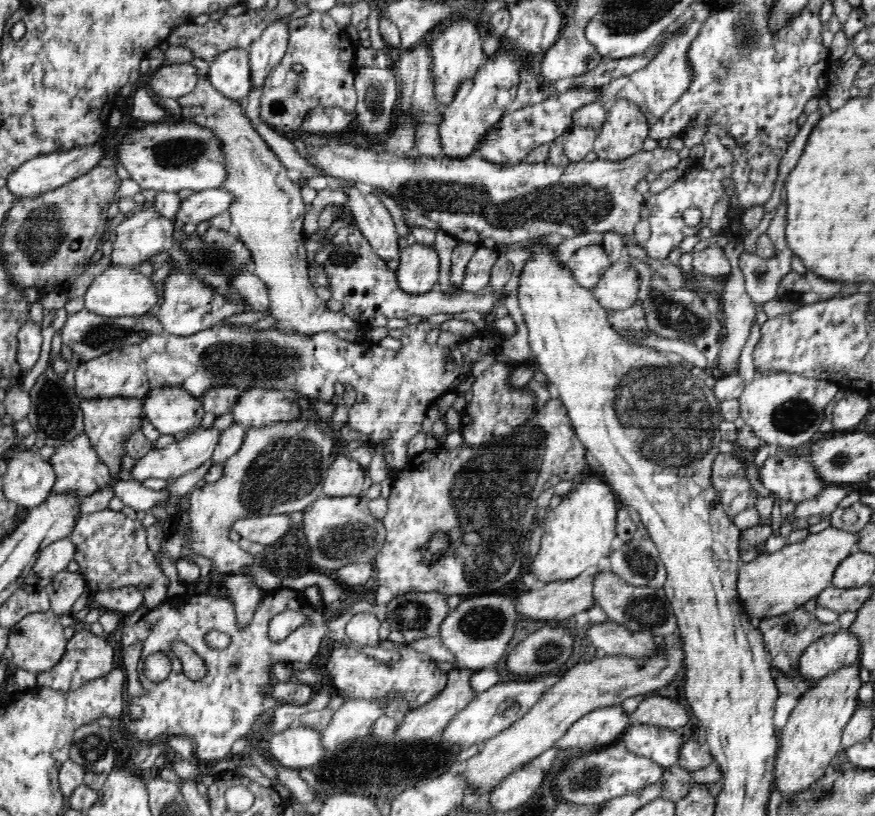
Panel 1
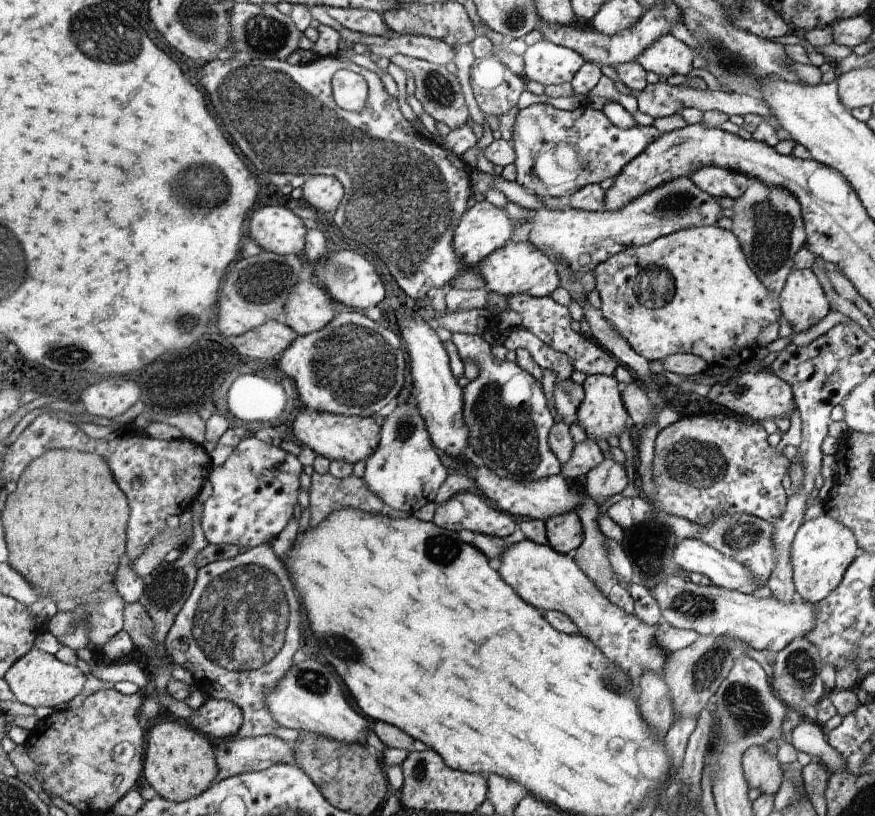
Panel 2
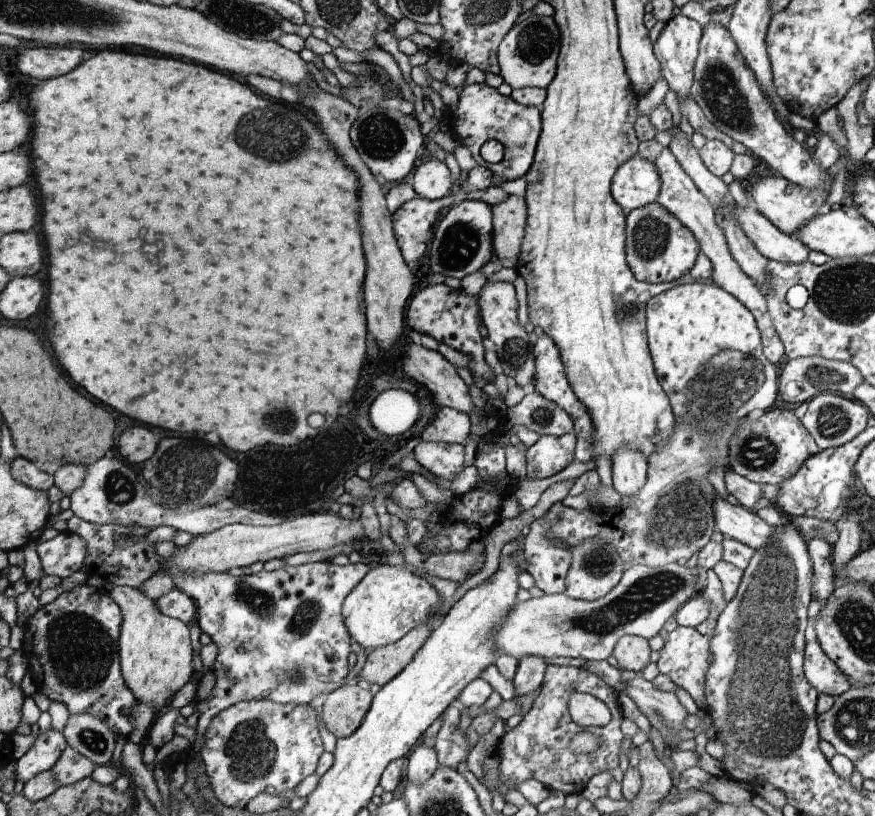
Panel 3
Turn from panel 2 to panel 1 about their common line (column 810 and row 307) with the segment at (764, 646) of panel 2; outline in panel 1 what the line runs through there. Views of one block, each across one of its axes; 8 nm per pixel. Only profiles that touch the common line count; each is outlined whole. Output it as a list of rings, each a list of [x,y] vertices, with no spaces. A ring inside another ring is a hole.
[[[625,257],[612,263],[591,289],[599,304],[607,311],[622,310],[636,304],[640,277]]]

